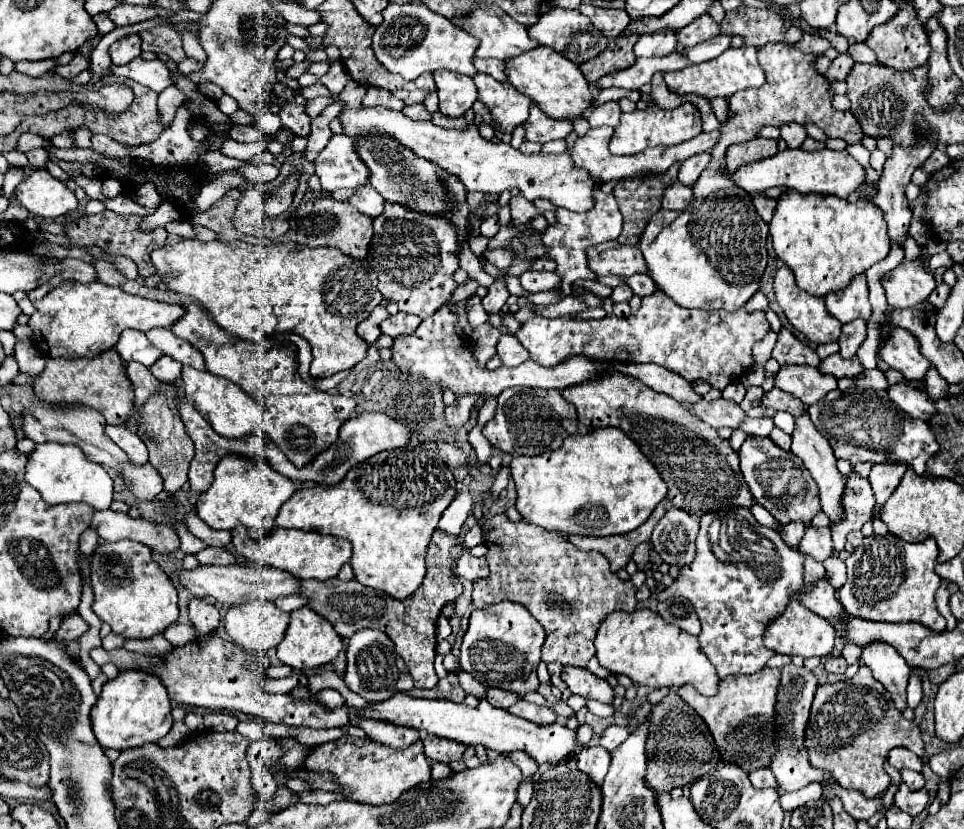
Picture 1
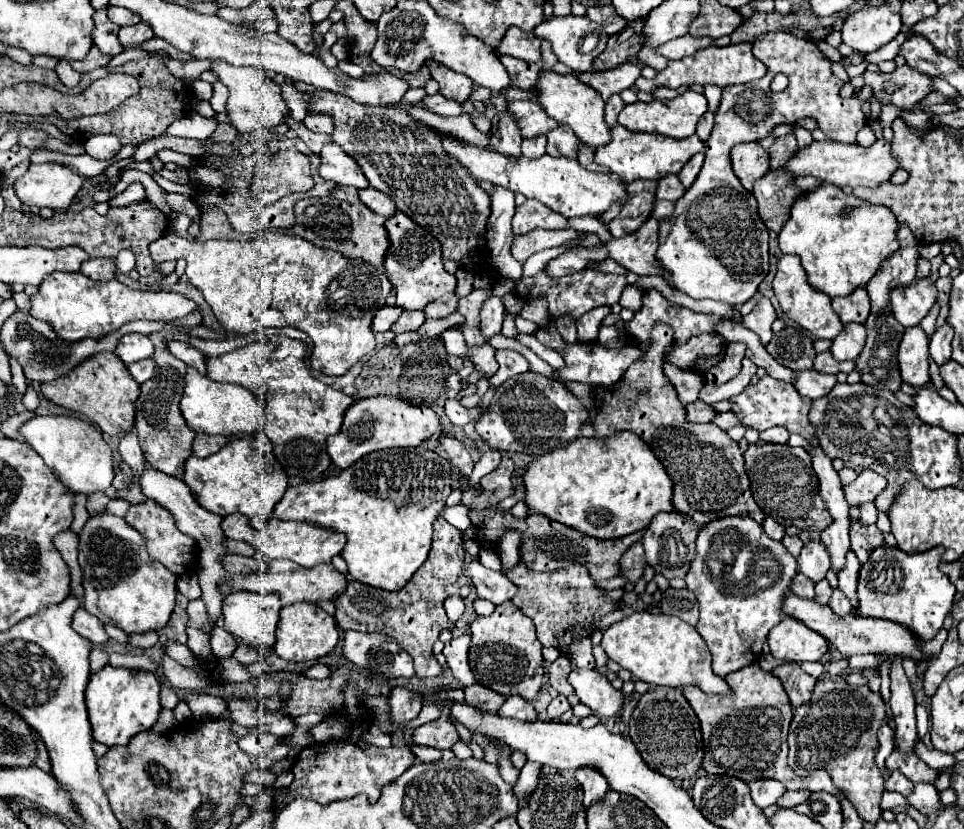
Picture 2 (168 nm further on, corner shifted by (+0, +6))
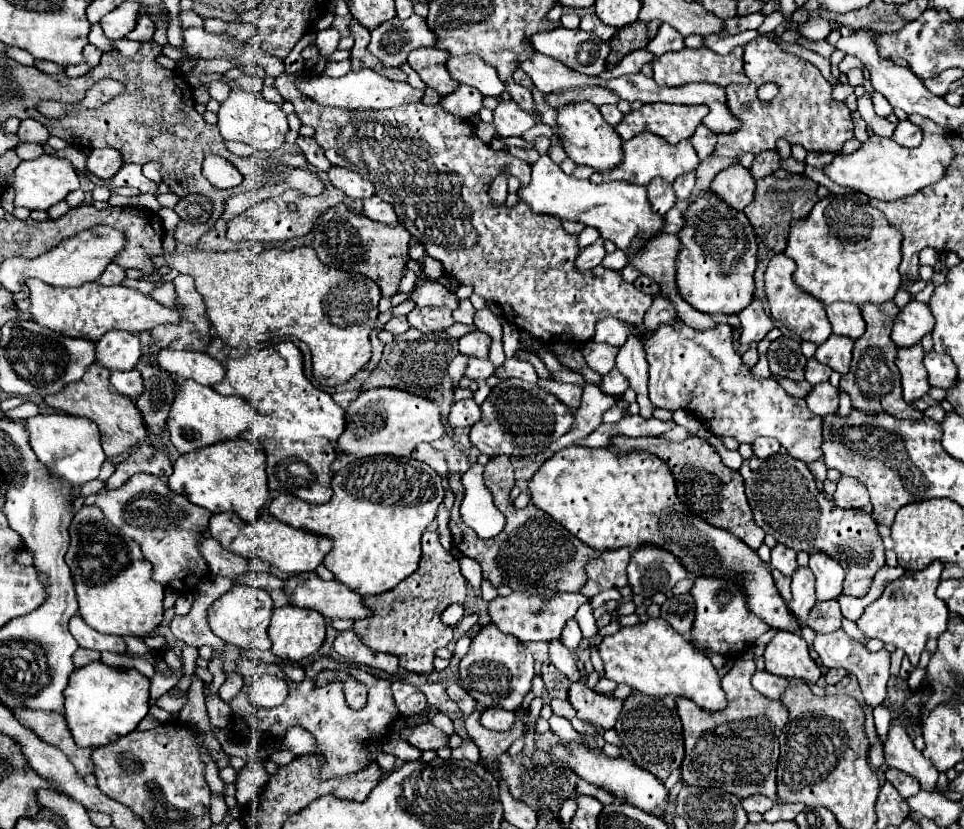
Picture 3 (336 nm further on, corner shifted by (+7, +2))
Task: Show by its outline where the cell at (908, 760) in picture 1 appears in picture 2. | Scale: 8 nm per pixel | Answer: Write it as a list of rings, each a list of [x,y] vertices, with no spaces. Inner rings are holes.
[[[896,750],[886,758],[886,768],[890,772],[900,770],[912,782],[934,784],[934,780],[940,776],[938,770],[932,770],[930,766],[926,766],[916,754],[898,754]]]

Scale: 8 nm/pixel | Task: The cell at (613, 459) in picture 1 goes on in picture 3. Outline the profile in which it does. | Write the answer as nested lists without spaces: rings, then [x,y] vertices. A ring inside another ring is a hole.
[[[571,446],[549,460],[543,462],[543,466],[533,474],[529,480],[529,494],[531,502],[539,506],[543,512],[547,512],[555,522],[565,526],[573,536],[577,536],[583,544],[595,550],[615,550],[615,548],[639,548],[641,544],[655,544],[661,548],[671,550],[675,556],[681,558],[683,566],[691,574],[705,574],[705,576],[719,576],[719,578],[741,578],[743,590],[747,592],[747,602],[753,614],[757,614],[761,620],[765,620],[775,630],[787,630],[787,632],[799,632],[801,626],[791,618],[791,610],[787,610],[787,602],[779,598],[779,592],[775,590],[769,566],[763,564],[755,550],[747,548],[739,538],[733,534],[709,526],[705,520],[691,516],[687,508],[681,506],[681,502],[675,496],[675,480],[667,468],[667,464],[661,458],[655,458],[647,452],[631,452],[631,454],[611,454],[607,448],[585,448],[585,446]]]

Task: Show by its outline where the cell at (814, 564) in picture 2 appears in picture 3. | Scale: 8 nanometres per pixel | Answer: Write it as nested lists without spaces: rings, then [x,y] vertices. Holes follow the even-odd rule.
[[[799,566],[791,578],[793,578],[793,582],[791,582],[793,600],[787,606],[799,618],[799,624],[805,626],[807,614],[809,614],[811,606],[815,604],[815,576],[811,574],[811,570],[807,566]]]

